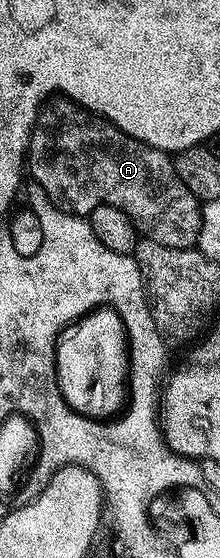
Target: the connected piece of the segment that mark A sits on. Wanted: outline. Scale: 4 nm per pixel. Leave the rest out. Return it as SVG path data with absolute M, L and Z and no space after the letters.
M67 117L59 126L56 127L53 122L44 120L39 128L36 128L31 134L31 148L29 150L29 177L34 184L41 187L41 191L45 191L45 195L51 202L57 206L62 213L74 213L77 217L84 219L90 218L91 212L94 211L98 205L108 205L109 207L117 207L121 211L125 211L125 215L129 215L129 219L135 224L136 231L142 235L146 240L153 243L161 243L165 247L173 247L174 249L190 249L198 246L199 232L201 231L201 215L203 210L201 203L193 195L193 191L189 191L189 187L185 187L185 183L181 183L181 179L175 170L174 160L168 154L160 151L160 149L153 149L148 145L143 145L140 141L135 141L131 137L116 129L114 125L106 123L95 123L99 125L90 125L86 121L88 118L83 117Z

